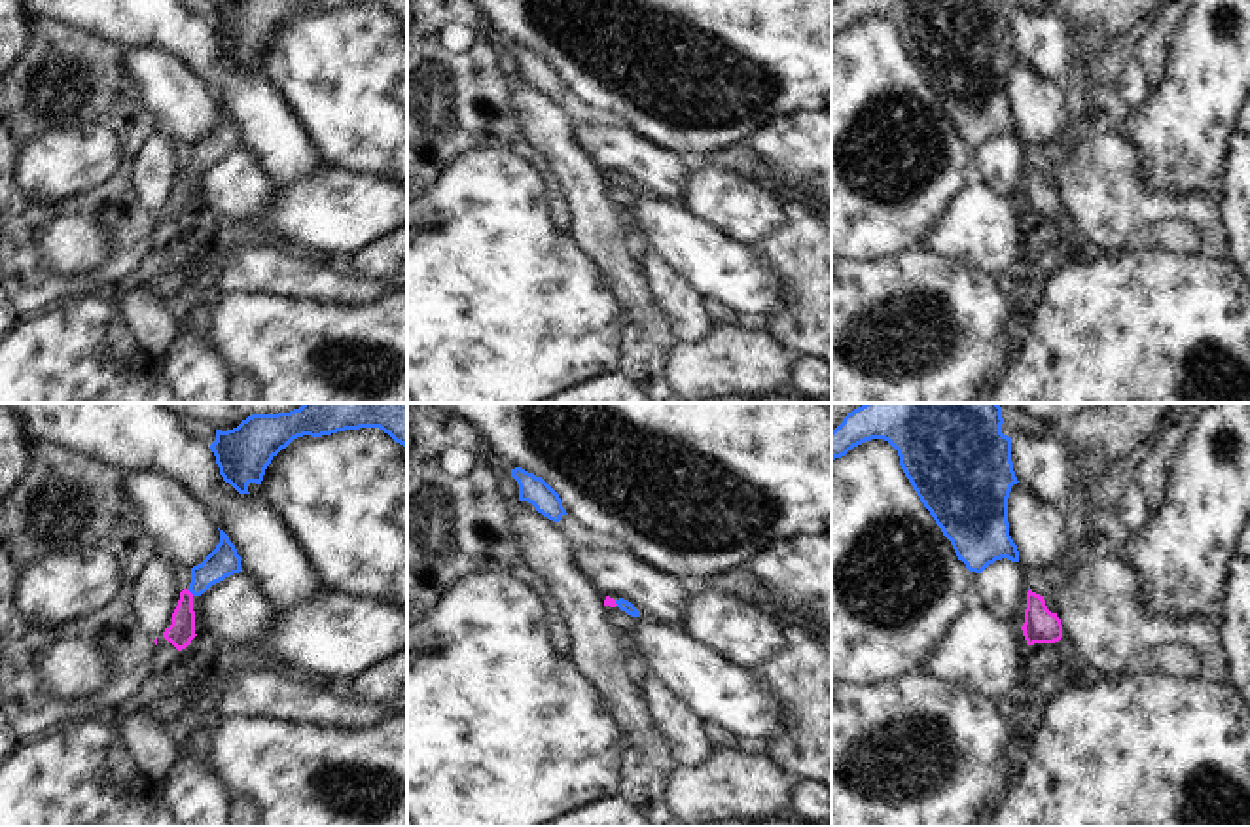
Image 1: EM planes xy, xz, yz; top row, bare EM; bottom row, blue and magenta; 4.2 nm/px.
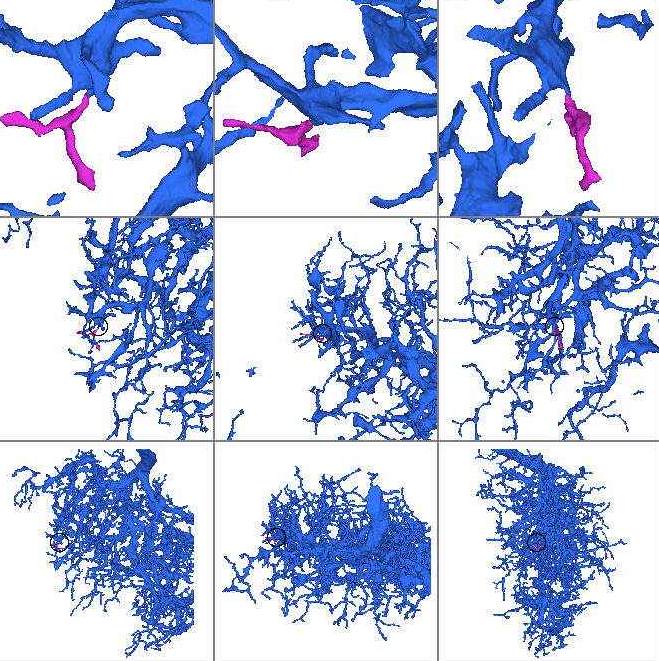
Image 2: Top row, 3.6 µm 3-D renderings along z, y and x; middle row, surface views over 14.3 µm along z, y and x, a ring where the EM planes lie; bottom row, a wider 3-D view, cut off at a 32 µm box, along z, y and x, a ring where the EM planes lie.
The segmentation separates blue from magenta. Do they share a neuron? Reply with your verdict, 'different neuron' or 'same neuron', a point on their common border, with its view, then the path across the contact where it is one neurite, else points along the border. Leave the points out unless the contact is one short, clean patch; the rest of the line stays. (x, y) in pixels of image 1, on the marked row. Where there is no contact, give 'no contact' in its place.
same neuron | xy (190, 591) | across xy (224, 561), (190, 591), (180, 633)

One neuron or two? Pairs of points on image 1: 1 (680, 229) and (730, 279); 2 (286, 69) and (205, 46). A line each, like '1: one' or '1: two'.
1: one
2: two

